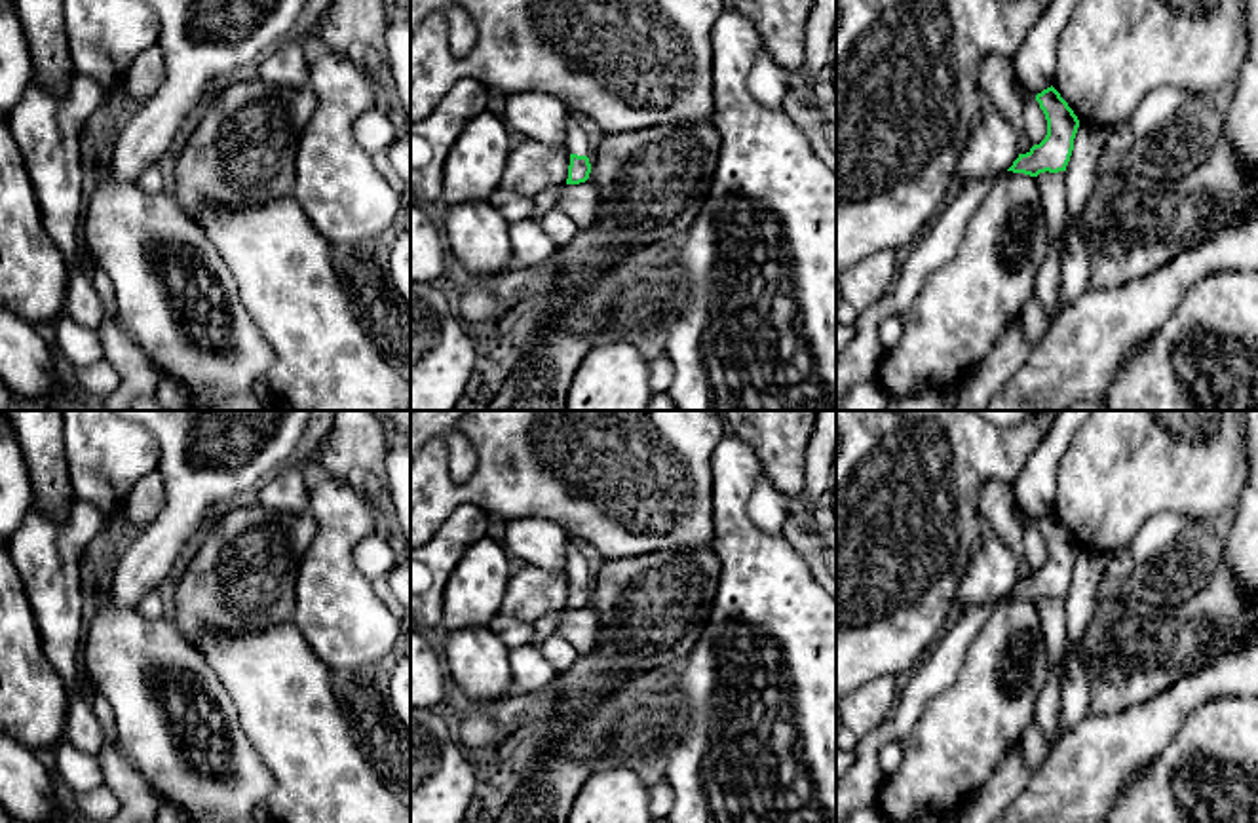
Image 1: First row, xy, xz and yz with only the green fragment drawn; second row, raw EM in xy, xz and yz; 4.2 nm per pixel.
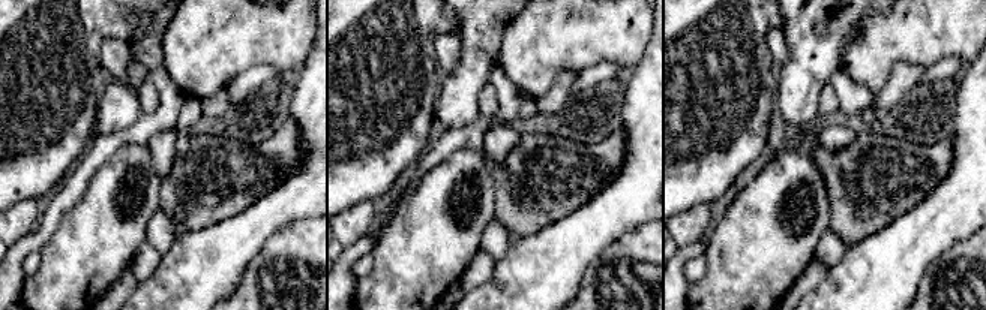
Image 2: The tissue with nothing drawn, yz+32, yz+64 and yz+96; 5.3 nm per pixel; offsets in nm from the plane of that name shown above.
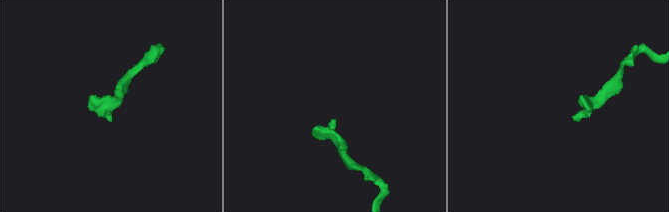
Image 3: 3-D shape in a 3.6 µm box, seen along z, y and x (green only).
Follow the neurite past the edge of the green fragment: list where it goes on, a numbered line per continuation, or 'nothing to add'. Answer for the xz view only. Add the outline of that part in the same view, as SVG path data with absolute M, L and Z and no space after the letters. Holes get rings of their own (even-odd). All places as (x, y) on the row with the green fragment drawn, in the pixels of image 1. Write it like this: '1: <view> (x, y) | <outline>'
1: xz (576, 143) | M574 114L570 116L570 122L568 122L568 131L566 131L564 146L566 146L566 150L570 154L578 154L578 156L587 156L589 158L585 131L581 129L581 125L574 118Z

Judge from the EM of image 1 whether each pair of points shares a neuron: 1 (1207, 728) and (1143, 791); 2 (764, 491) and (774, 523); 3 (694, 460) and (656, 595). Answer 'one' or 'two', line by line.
1: one
2: one
3: two

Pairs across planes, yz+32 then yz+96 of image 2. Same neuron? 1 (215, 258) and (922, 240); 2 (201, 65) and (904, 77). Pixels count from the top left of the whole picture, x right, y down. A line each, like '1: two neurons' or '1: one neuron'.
1: one neuron
2: two neurons

